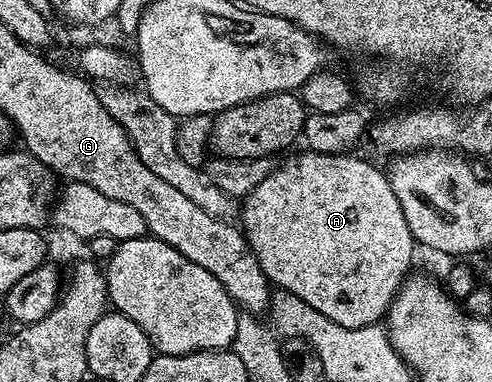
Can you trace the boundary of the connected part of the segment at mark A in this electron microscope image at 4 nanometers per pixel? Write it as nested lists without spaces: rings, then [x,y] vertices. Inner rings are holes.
[[[310,149],[304,150],[304,152],[304,155],[293,156],[288,163],[283,163],[280,167],[278,164],[265,177],[265,181],[261,181],[261,185],[257,185],[257,189],[253,189],[245,196],[241,203],[242,233],[251,246],[251,252],[257,257],[265,277],[280,292],[301,297],[301,301],[305,301],[305,305],[313,305],[313,309],[317,309],[317,313],[321,313],[330,321],[336,322],[337,325],[347,326],[349,329],[361,329],[362,326],[378,324],[391,310],[391,302],[395,299],[399,288],[402,287],[404,279],[412,270],[411,262],[415,259],[415,251],[417,252],[415,238],[413,233],[409,233],[409,225],[405,223],[405,213],[401,211],[401,201],[397,199],[397,193],[393,193],[391,182],[387,179],[386,174],[382,170],[379,172],[369,160],[358,159],[358,154],[326,155]]]

